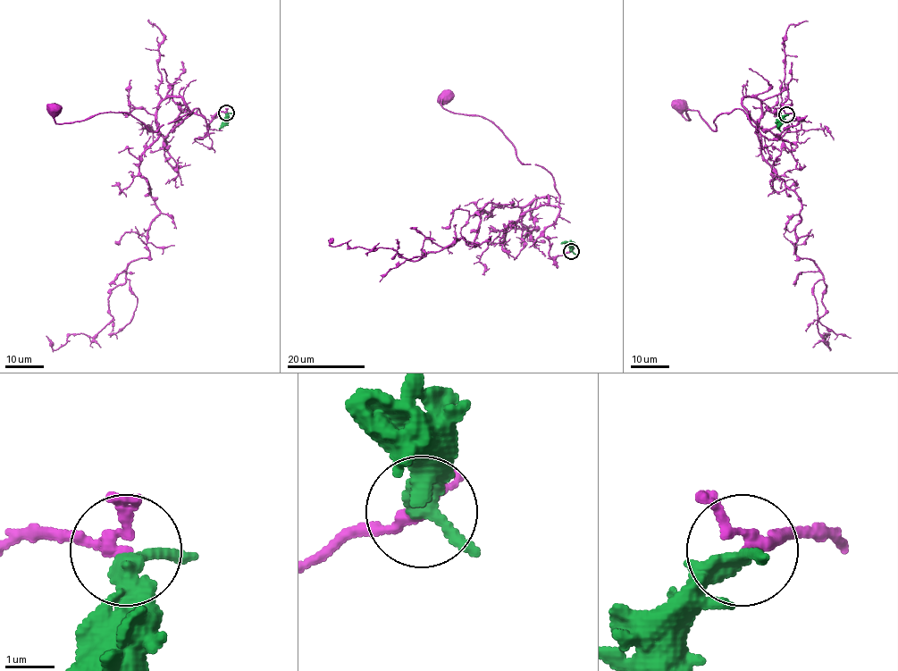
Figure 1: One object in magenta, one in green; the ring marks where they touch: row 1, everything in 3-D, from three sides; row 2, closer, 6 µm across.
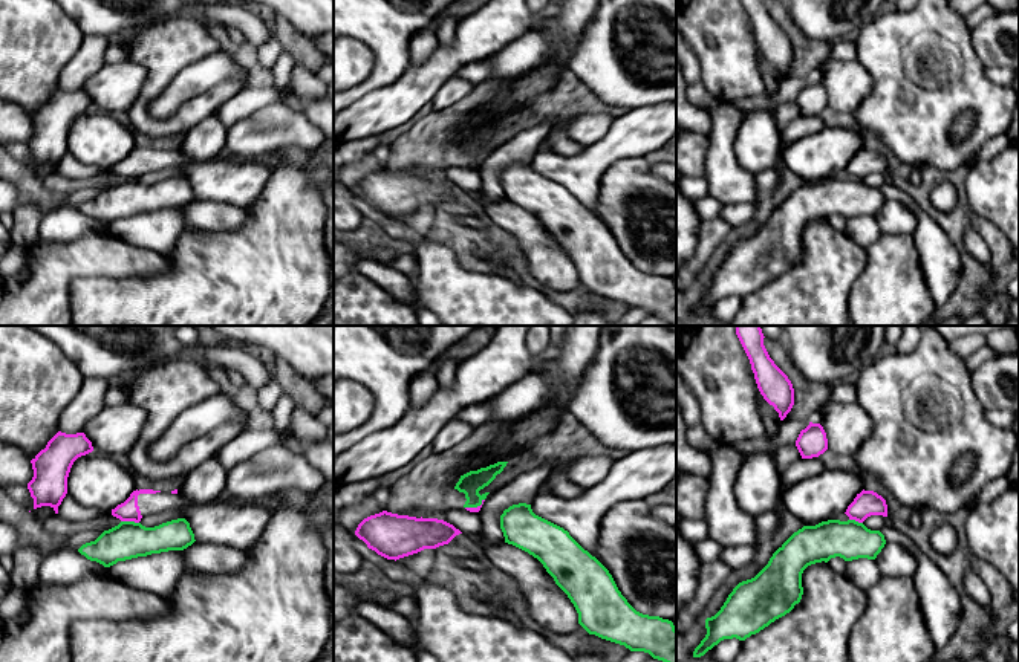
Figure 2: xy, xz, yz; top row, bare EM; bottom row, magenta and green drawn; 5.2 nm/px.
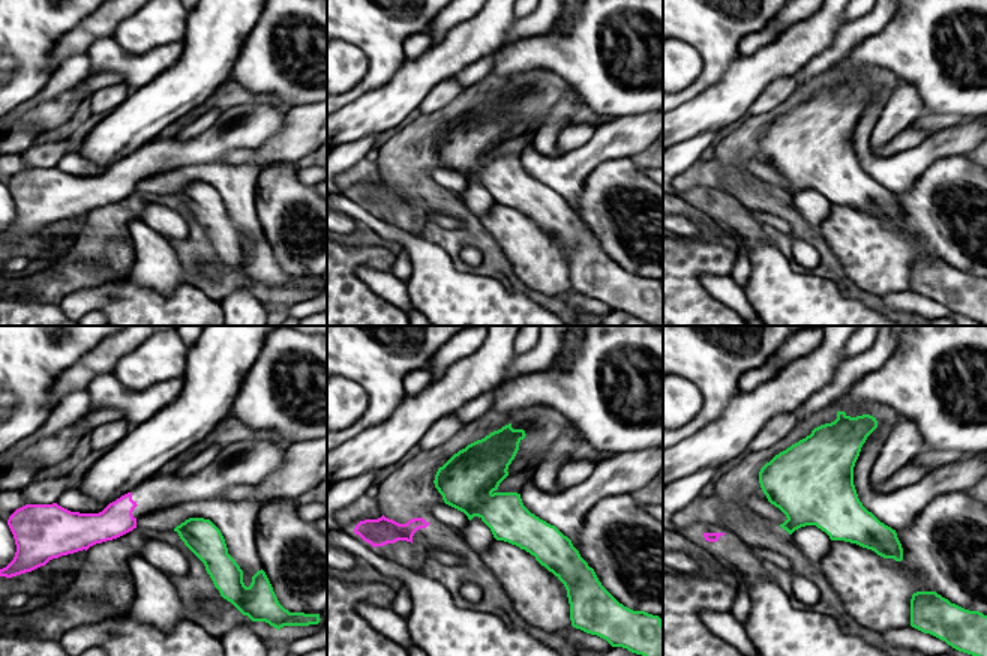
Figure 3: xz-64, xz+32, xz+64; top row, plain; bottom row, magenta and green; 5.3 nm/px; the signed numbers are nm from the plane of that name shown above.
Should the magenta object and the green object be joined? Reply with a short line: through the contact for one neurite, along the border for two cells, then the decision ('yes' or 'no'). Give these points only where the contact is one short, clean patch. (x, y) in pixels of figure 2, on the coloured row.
xy (121, 520), (138, 523) | no

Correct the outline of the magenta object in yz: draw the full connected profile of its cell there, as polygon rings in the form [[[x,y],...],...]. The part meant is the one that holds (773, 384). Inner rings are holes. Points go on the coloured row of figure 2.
[[[736,326],[736,335],[750,359],[760,394],[783,420],[794,405],[791,381],[770,358],[760,326]]]

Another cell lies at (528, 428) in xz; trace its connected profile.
[[[551,399],[539,408],[514,419],[500,430],[491,440],[471,451],[447,477],[447,485],[454,488],[459,479],[480,468],[497,462],[508,462],[513,456],[522,453],[528,445],[551,433],[560,416],[566,413],[563,402]]]

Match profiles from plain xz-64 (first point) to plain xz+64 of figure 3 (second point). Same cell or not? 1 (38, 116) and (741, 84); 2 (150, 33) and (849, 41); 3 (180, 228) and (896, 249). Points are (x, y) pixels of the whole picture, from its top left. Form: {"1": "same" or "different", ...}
{"1": "same", "2": "different", "3": "same"}

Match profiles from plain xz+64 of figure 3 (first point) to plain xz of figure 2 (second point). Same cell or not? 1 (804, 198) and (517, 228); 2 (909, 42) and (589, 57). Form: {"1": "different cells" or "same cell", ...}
{"1": "different cells", "2": "same cell"}

